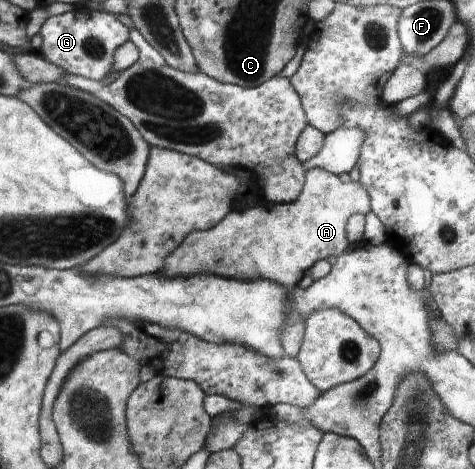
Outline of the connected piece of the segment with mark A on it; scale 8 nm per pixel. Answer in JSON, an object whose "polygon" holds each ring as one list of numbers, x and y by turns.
{"polygon":[[312,168,312,170,306,171,305,175,305,185,304,191,301,193,301,197,297,199,294,203,282,203,275,204,272,202,261,201,255,206,250,206,250,208,237,210,234,209,227,216,224,216,224,219,221,222,218,222,214,228,210,228,209,230,194,230,194,232,190,232,188,236,182,240,182,243,171,253,164,258,164,268,162,268,162,274,166,276,166,278,170,278,170,276,182,276,182,278,186,278,186,276,198,276,198,274,204,274,204,272,208,272,208,274,214,274,214,276,222,276,222,278,236,278,236,280,246,280,246,282,250,282,250,280,272,280,272,282,276,282,276,284,280,284,280,286,286,286,288,290,290,290,290,301,292,300,292,288,296,288,298,286,298,282,302,280,302,272,306,272,314,262,318,262,318,260,328,259,330,256,339,256,342,255,349,248,349,240,348,240,348,221,355,214,366,215,372,211,372,198,369,196,368,190,362,185,360,182,354,182,350,180,349,182,342,182,339,176,335,176,333,173,327,172,324,168]]}

